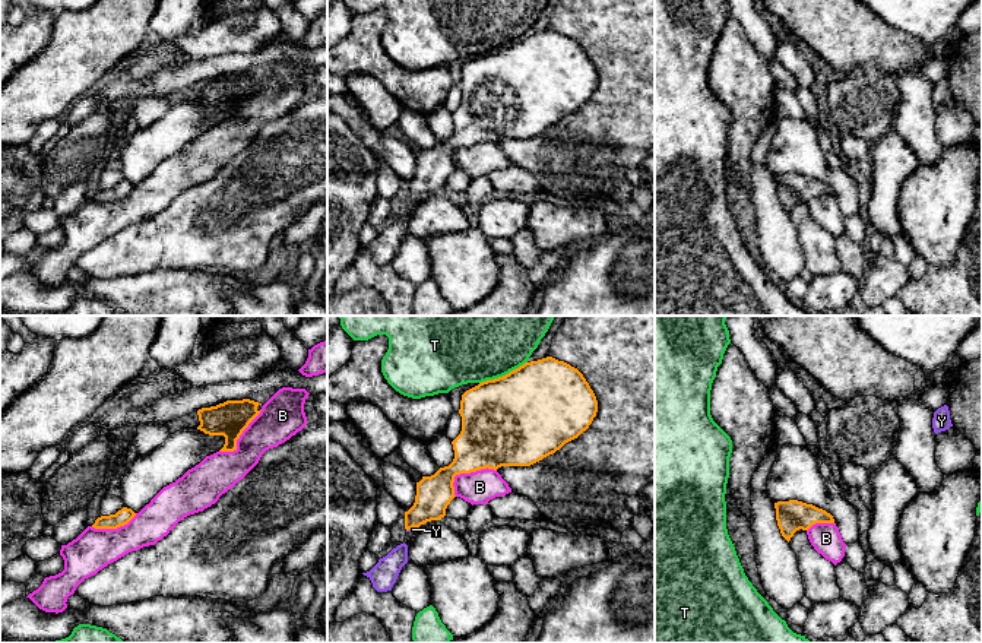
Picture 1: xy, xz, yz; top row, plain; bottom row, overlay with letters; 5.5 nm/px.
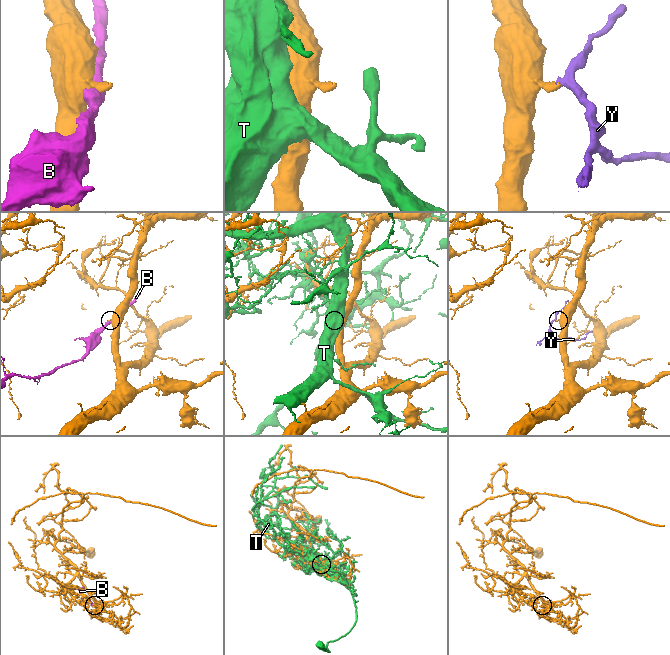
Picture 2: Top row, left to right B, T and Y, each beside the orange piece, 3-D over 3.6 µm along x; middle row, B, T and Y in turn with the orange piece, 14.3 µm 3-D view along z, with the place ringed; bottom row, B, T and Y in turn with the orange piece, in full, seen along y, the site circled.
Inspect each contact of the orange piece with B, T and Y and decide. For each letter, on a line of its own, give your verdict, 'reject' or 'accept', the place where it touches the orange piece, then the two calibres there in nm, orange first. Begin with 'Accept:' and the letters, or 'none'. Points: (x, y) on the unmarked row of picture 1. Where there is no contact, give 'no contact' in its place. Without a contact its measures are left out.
Accept: Y
B: reject | xz (466, 145) | 340/180 nm
T: reject | xz (503, 48) | 500/300 nm
Y: accept | xz (411, 200) | 200/20 nm

